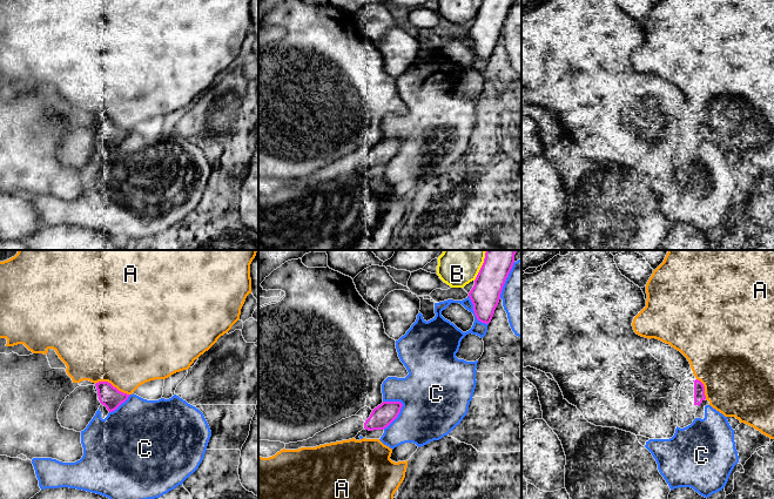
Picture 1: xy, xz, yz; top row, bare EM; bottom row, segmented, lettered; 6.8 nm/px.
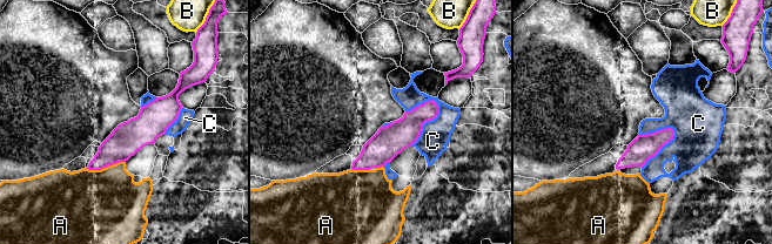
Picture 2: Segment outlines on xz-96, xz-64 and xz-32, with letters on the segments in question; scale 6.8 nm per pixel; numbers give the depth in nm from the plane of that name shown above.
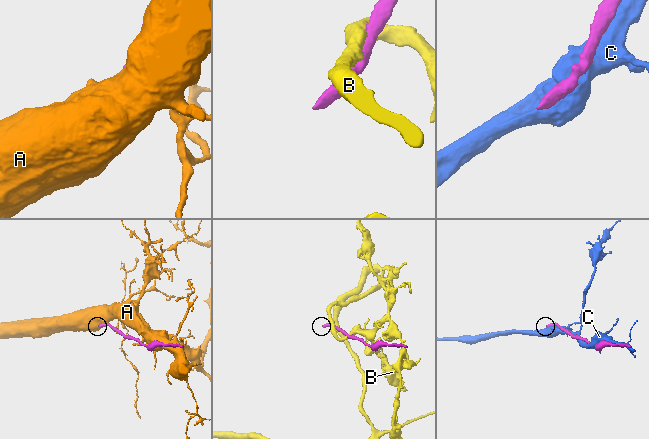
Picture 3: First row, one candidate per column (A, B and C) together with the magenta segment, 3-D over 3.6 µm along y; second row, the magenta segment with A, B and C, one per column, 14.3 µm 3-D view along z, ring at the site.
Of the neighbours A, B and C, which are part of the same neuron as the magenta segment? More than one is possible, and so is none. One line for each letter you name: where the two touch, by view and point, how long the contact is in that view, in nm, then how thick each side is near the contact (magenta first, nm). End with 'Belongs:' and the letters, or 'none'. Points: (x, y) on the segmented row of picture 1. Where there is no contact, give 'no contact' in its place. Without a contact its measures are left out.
Belongs: none

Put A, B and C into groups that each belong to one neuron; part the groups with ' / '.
A / B / C

